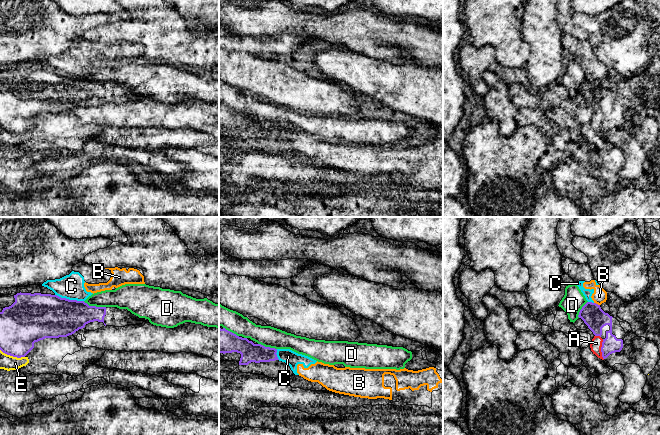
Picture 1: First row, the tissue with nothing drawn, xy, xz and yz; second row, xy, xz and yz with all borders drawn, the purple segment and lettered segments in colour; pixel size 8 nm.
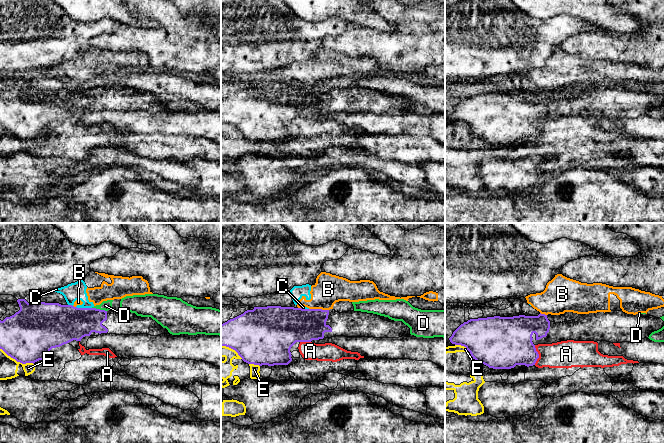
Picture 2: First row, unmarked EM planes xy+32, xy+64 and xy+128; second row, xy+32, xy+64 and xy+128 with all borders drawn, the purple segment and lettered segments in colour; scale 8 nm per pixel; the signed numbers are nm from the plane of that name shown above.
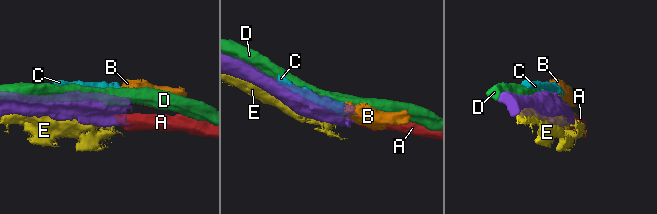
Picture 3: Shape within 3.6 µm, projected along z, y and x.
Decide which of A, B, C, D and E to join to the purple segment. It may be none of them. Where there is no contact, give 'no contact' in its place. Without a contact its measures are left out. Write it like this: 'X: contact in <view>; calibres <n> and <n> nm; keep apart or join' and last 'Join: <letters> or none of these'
A: contact in yz; calibres 170 and 90 nm; keep apart
B: contact in yz; calibres 180 and 120 nm; keep apart
C: contact in xy; calibres 360 and 200 nm; keep apart
D: contact in xy; calibres 280 and 190 nm; keep apart
E: contact in xy; calibres 340 and 120 nm; keep apart
Join: none of these

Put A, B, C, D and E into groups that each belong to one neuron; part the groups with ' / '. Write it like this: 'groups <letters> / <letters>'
groups A / B C / D / E

